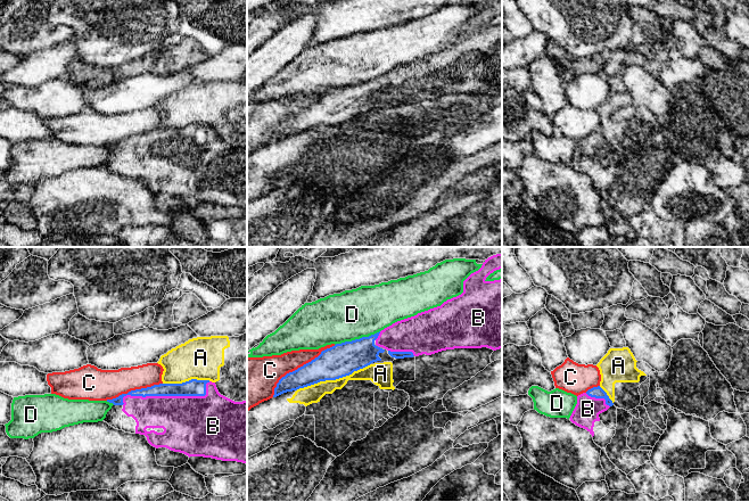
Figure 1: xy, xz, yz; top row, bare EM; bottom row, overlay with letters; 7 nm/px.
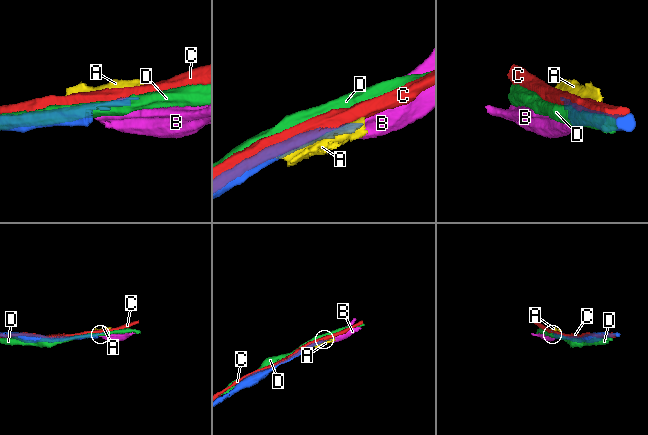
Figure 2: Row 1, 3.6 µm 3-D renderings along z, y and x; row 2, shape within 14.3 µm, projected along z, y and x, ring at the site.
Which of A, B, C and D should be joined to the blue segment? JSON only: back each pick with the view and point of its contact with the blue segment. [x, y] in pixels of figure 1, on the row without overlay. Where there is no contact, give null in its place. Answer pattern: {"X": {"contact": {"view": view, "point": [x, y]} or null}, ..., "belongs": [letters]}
{"B": {"contact": {"view": "xy", "point": [167, 140]}}, "belongs": ["B"]}

